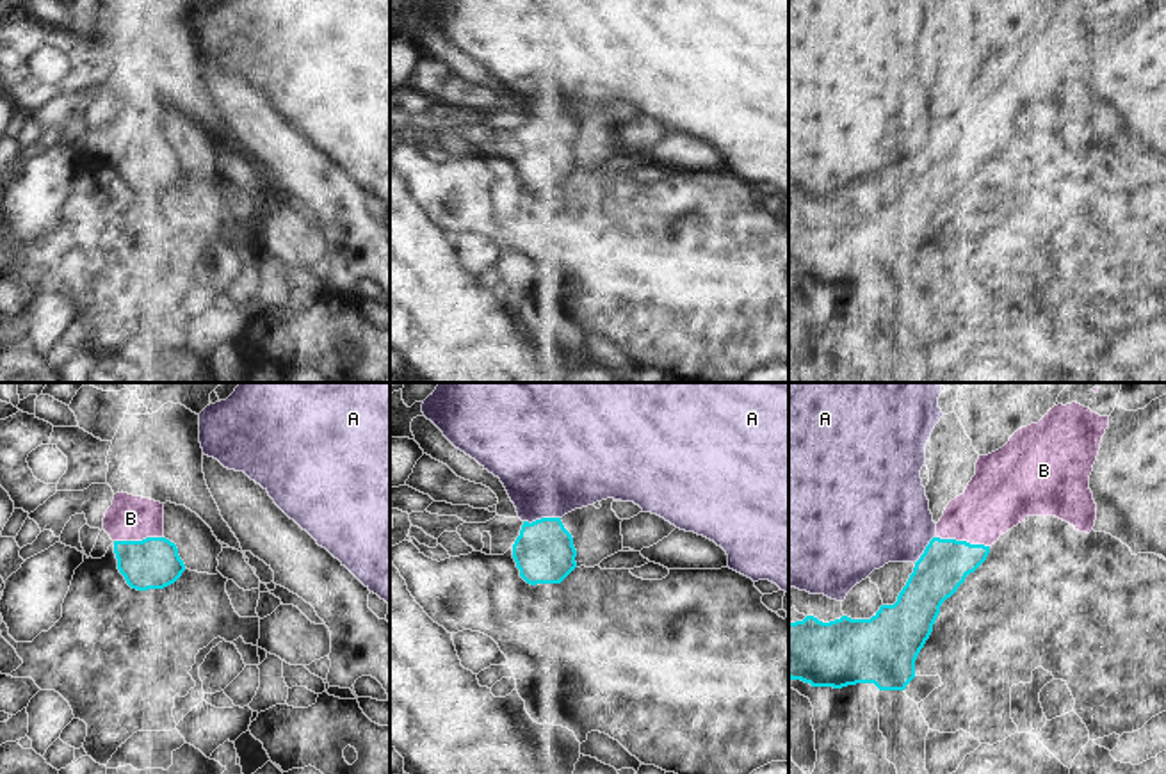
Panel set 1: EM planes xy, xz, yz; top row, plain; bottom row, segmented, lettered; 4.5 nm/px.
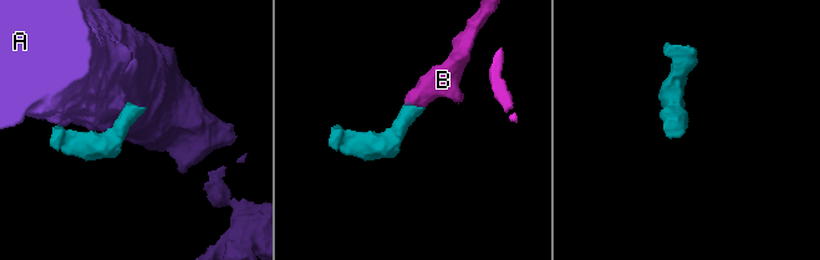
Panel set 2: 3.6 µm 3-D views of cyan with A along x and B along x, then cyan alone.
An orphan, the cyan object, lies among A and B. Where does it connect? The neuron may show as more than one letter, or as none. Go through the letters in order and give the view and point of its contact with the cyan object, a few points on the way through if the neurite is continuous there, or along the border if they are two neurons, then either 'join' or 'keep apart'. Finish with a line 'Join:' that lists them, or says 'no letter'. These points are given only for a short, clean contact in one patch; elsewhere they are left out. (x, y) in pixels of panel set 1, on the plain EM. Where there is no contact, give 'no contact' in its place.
A: xz (542, 120) | along xz (559, 118), (524, 123) | keep apart
B: yz (963, 143) | across yz (942, 169), (963, 143), (965, 132), (997, 100) | join
Join: B

